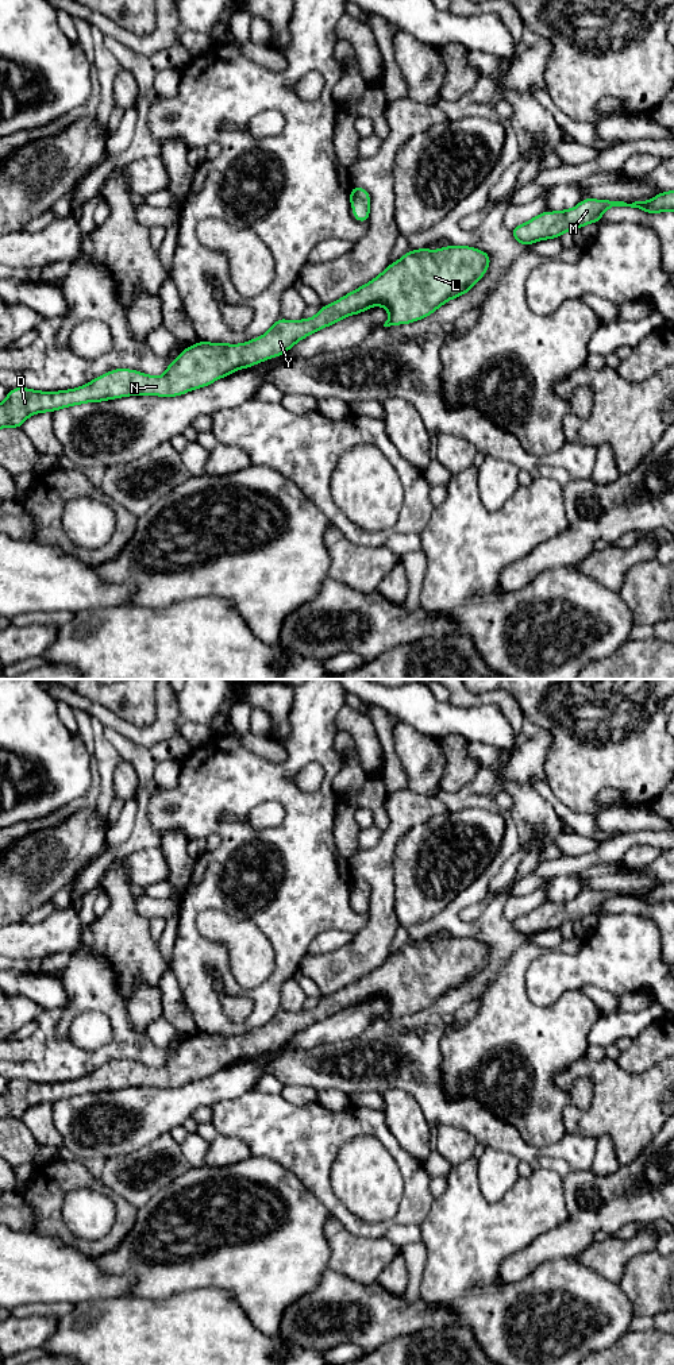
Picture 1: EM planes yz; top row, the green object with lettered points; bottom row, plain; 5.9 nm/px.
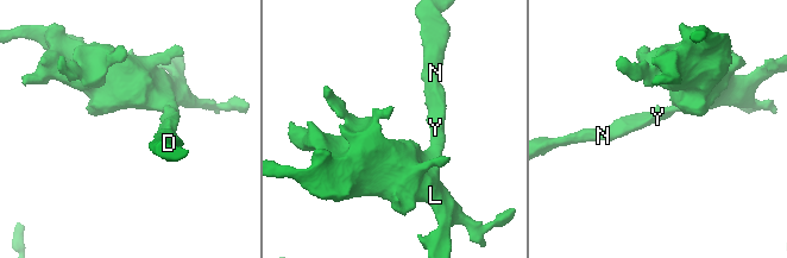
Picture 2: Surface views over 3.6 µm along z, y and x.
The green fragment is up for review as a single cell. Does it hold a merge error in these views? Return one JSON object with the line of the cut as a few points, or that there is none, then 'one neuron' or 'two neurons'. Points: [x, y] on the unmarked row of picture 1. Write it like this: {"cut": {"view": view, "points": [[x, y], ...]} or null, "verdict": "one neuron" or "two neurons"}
{"cut": null, "verdict": "one neuron"}

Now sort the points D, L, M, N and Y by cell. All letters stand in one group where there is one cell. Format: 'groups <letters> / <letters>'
groups D L M N Y

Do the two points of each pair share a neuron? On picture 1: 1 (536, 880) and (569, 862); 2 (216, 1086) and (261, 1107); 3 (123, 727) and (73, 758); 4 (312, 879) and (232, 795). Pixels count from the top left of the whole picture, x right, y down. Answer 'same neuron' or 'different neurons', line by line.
1: same neuron
2: different neurons
3: different neurons
4: same neuron

